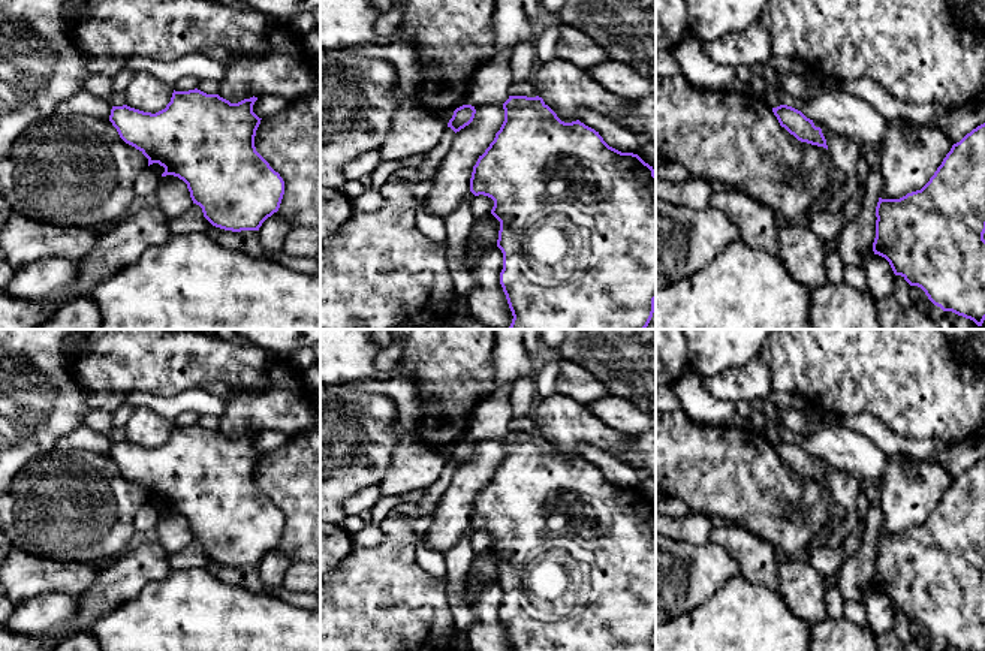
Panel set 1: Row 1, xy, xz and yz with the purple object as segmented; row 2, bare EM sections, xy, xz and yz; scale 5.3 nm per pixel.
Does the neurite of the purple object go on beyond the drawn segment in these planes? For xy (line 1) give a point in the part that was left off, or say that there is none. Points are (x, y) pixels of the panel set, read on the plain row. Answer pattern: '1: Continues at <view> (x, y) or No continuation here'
1: No continuation here

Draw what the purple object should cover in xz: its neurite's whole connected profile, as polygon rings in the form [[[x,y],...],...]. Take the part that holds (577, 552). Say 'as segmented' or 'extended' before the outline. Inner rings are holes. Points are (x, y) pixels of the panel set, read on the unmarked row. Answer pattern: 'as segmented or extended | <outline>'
as segmented | [[[509,431],[504,456],[479,491],[470,527],[494,536],[503,588],[500,620],[512,651],[653,651],[656,636],[656,509],[638,489],[609,482],[579,455],[561,456],[542,433]]]

